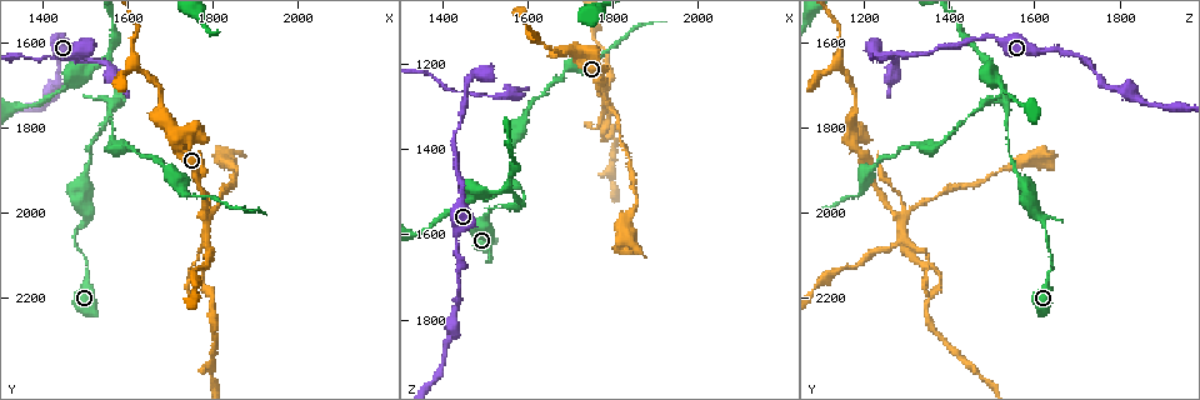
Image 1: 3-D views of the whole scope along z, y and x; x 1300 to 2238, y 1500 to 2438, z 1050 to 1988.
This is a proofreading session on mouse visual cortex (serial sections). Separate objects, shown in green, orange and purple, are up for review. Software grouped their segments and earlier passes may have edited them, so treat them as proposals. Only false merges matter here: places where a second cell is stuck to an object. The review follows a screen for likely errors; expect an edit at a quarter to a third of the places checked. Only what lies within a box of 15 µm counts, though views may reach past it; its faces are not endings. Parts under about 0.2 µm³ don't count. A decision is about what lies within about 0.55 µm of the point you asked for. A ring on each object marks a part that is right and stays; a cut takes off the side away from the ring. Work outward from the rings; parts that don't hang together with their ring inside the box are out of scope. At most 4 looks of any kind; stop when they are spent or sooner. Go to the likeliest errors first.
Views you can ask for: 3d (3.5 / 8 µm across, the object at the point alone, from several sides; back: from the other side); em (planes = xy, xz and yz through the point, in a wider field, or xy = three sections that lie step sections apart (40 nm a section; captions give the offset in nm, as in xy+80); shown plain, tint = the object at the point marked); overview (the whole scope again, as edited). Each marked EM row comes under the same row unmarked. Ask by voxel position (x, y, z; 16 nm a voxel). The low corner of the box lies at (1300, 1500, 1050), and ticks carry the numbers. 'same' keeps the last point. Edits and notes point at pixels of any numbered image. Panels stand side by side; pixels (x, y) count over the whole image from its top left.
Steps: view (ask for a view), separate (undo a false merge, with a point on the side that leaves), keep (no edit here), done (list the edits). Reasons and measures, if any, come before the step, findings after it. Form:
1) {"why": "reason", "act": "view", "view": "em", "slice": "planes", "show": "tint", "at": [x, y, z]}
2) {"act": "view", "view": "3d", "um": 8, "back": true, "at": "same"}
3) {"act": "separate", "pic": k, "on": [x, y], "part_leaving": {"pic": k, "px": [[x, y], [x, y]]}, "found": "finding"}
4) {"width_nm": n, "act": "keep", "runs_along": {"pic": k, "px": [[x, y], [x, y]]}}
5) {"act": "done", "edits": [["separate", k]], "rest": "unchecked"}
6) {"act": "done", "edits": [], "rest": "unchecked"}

{"why": "sudden change in width", "act": "view", "view": "em", "slice": "planes", "show": "tint", "at": [1510, 2135, 1635]}

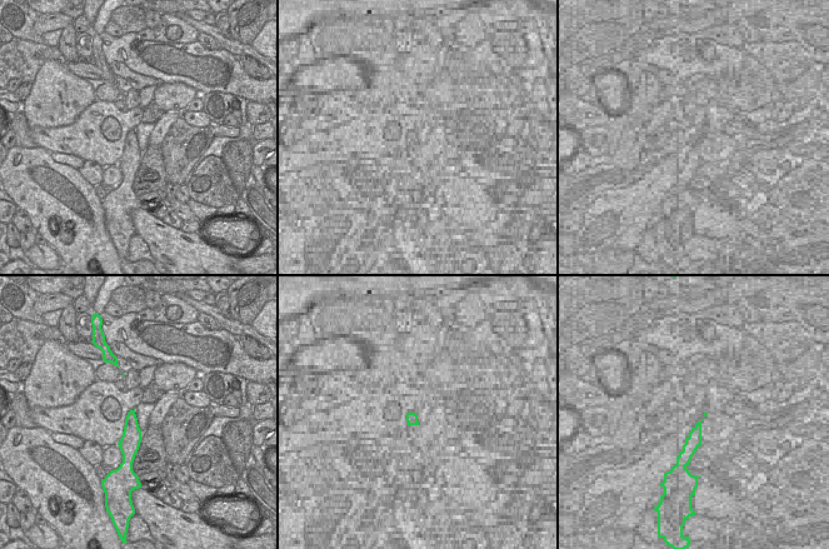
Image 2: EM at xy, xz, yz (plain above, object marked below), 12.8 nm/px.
{"why": "wider look", "act": "view", "view": "3d", "um": 3.5, "back": true, "at": "same"}

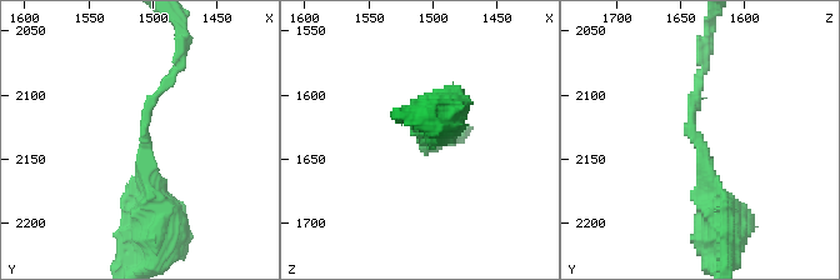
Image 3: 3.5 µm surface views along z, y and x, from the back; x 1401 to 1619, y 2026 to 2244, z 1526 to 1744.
{"arm_widths_nm": [150, 450], "act": "keep", "runs_along": {"pic": 3, "px": [[156, 220], [145, 111], [176, 70]]}, "found": "one cell here"}

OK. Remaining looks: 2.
{"why": "branch point", "act": "view", "view": "3d", "um": 3.5, "at": [1550, 1645, 1490]}

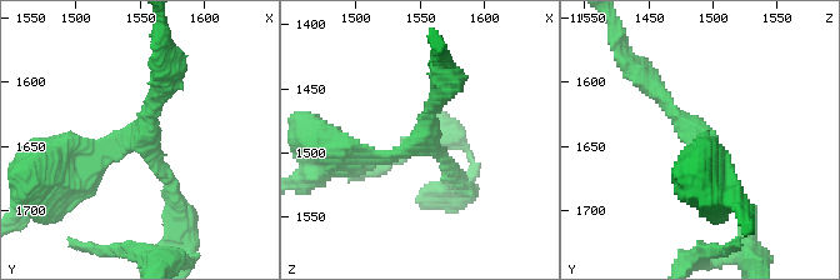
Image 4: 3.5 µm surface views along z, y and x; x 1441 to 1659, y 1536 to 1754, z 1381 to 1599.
{"arms": 3, "arm_widths_nm": [200, 200, 250], "act": "view", "view": "em", "slice": "planes", "show": "tint", "at": [1554, 1650, 1492]}

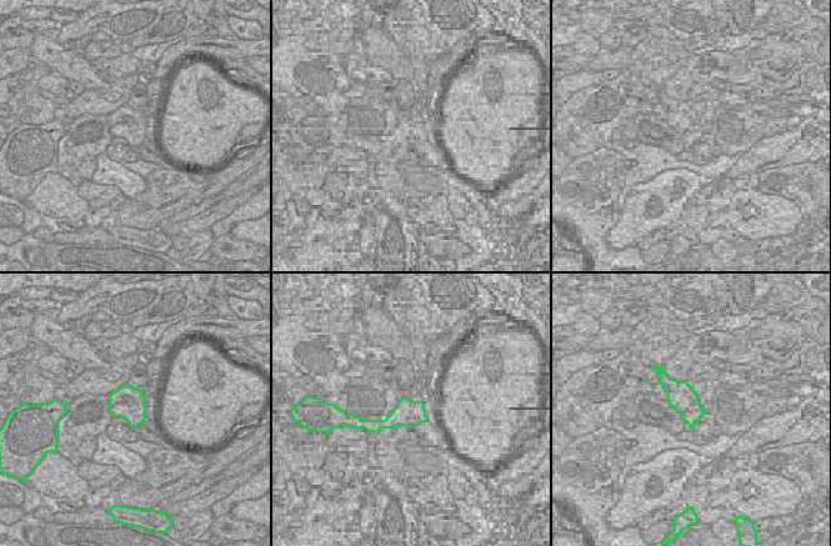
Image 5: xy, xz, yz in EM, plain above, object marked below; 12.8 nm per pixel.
{"act": "keep", "runs_along": {"pic": 4, "px": [[179, 205], [144, 144], [68, 171]]}, "found": "all the same cell"}

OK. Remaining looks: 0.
{"act": "done", "edits": [], "rest": "unchecked"}

